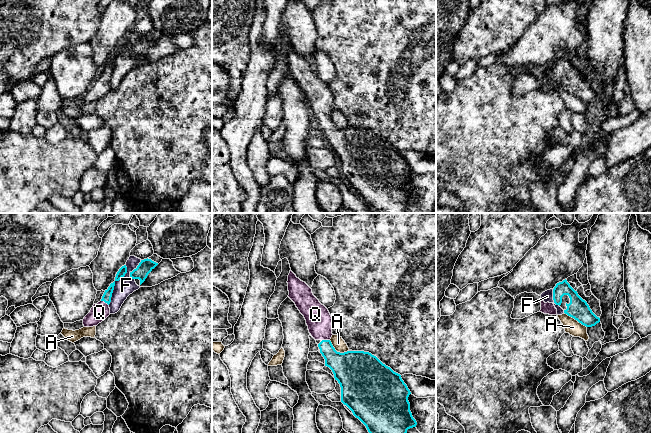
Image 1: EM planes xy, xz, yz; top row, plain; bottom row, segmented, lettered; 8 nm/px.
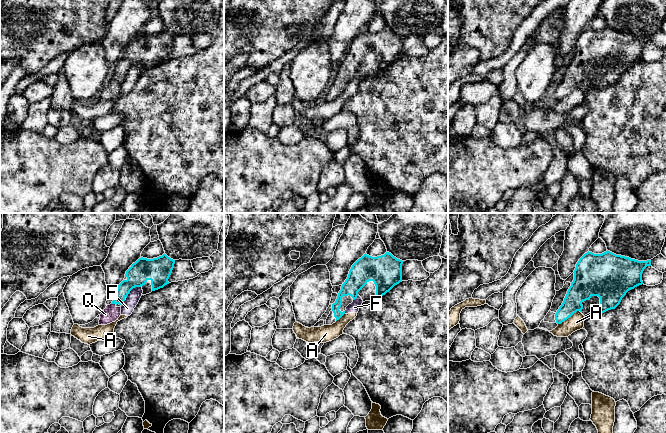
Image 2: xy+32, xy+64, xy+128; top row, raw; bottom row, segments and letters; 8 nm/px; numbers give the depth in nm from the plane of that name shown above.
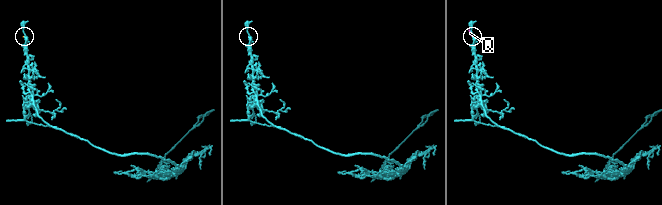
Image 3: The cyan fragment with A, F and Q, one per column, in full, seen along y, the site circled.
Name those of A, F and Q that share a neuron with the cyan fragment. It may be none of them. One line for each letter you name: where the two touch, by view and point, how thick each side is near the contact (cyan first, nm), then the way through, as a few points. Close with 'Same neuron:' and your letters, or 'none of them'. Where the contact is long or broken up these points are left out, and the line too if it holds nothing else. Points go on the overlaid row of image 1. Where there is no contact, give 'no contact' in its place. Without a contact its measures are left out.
Q: contact xy (105, 302); calibres 70 and 150 nm; way xy (107, 295), (105, 302), (99, 312)
Same neuron: Q

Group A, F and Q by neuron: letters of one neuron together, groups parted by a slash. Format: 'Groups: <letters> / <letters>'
Groups: A F / Q

